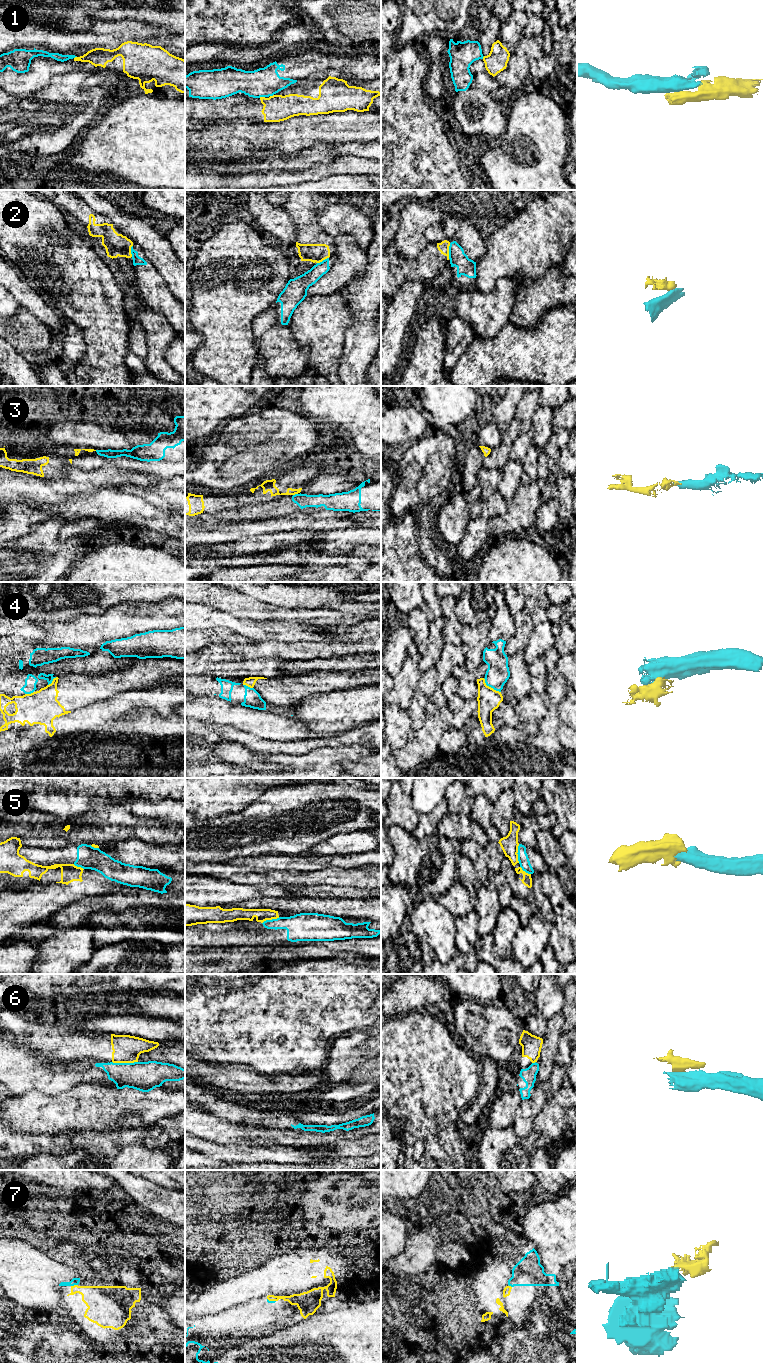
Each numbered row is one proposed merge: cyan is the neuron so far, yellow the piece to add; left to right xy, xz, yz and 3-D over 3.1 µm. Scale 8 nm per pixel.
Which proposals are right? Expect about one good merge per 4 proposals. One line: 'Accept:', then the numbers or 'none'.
Accept: 7

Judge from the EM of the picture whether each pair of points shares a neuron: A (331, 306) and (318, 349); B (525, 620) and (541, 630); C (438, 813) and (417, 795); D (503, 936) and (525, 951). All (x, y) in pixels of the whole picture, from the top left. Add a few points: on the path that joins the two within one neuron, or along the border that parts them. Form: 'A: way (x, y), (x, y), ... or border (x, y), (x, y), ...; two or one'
A: way (327, 317), (322, 322), (322, 338); one
B: border (535, 626), (530, 638), (526, 642); two
C: border (444, 799), (429, 812), (419, 815); two
D: border (521, 927), (512, 942), (512, 956); two

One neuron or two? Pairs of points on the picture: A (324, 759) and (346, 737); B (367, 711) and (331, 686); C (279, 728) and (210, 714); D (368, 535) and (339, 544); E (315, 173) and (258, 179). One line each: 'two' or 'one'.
A: two
B: two
C: one
D: one
E: one

